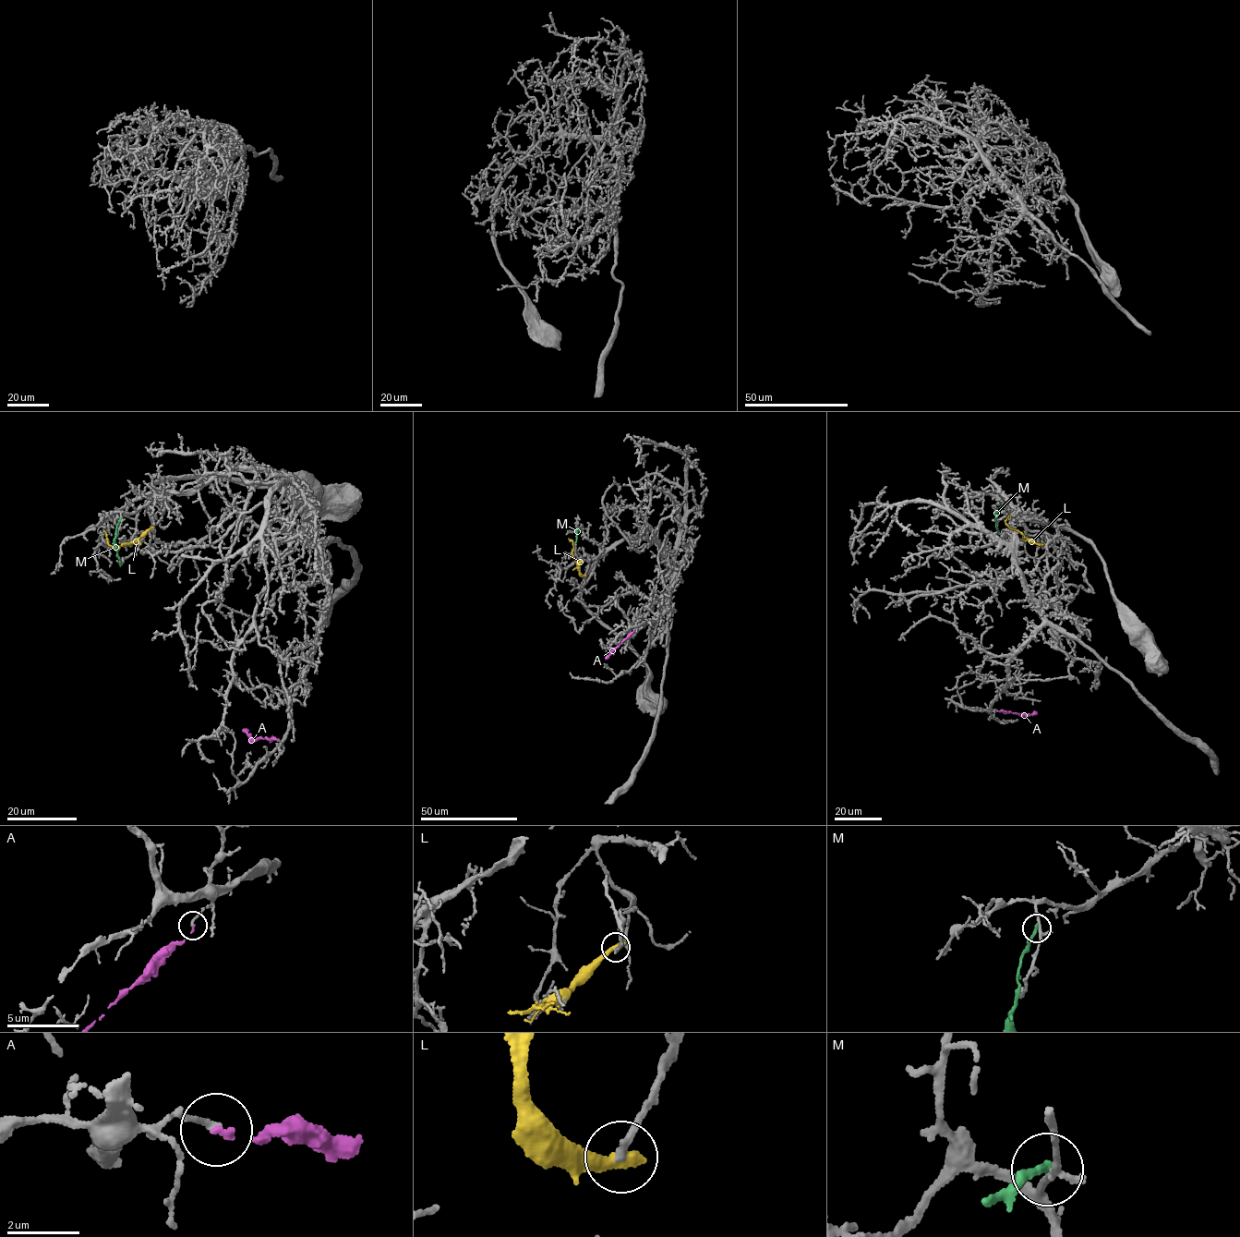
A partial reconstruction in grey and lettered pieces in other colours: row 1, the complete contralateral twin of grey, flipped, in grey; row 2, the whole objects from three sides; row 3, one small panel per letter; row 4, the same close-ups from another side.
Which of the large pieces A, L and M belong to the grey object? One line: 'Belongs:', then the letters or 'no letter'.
Belongs: no letter

